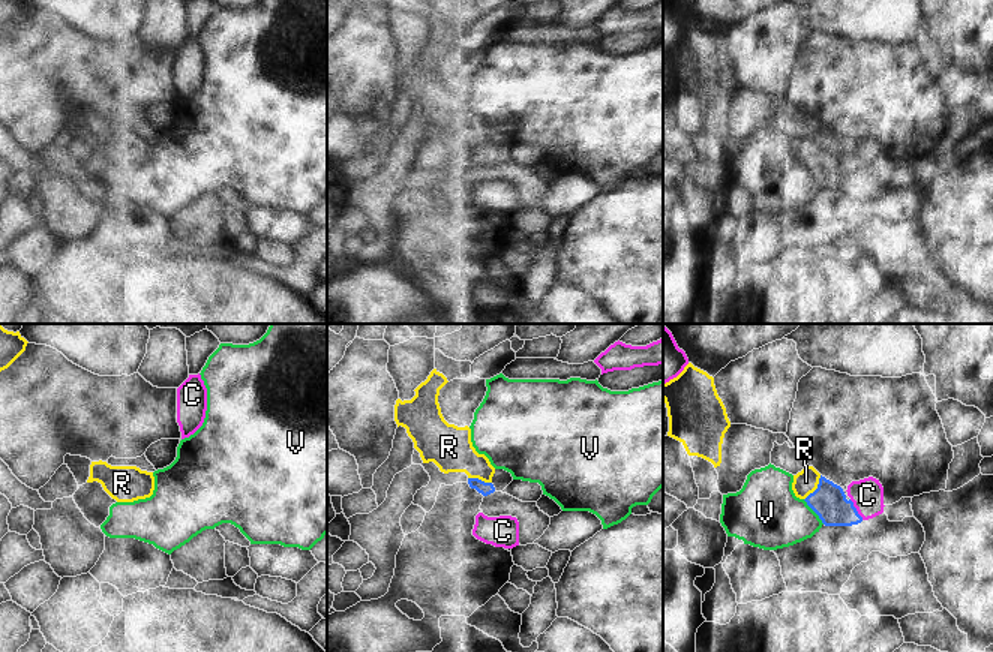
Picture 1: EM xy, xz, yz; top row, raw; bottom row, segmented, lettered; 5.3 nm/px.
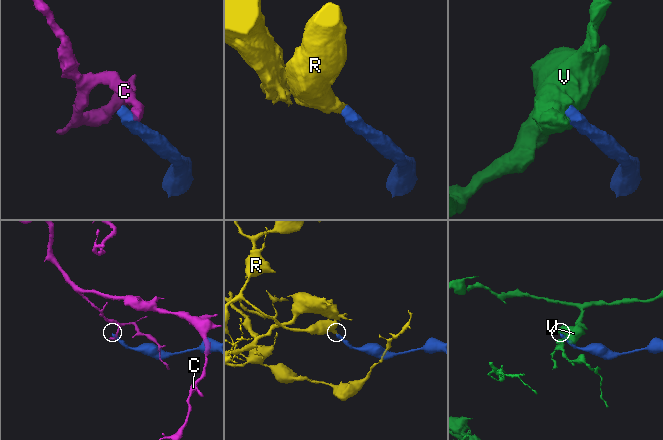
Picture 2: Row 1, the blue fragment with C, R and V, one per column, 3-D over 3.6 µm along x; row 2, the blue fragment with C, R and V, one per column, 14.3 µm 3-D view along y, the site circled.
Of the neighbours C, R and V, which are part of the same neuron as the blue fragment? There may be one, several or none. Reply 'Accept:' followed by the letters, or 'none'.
Accept: R

